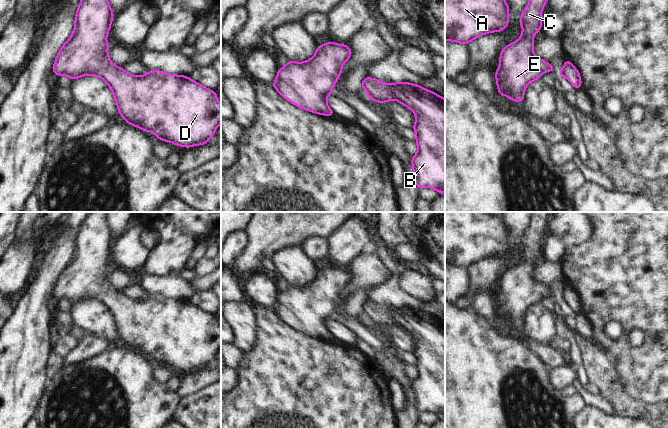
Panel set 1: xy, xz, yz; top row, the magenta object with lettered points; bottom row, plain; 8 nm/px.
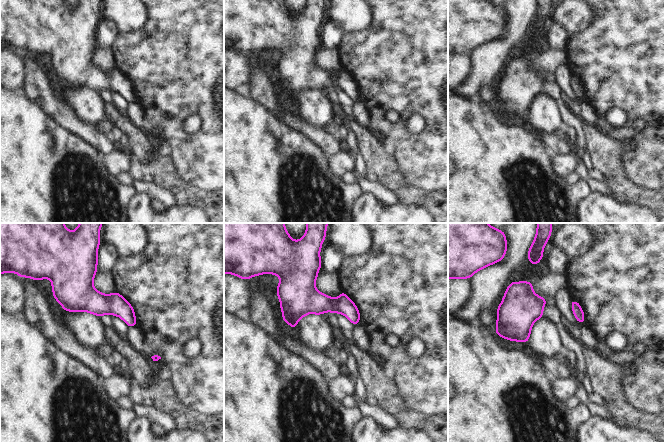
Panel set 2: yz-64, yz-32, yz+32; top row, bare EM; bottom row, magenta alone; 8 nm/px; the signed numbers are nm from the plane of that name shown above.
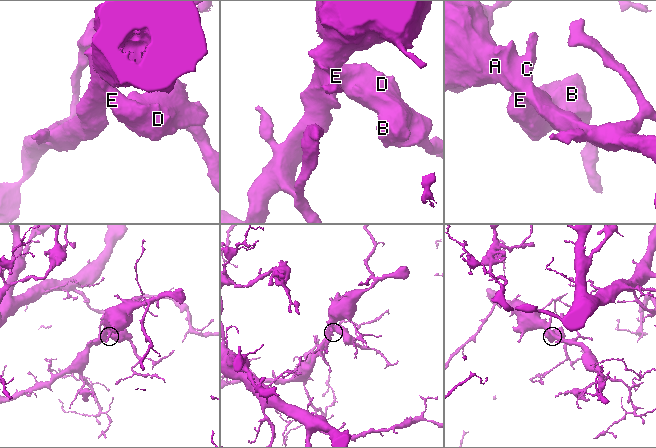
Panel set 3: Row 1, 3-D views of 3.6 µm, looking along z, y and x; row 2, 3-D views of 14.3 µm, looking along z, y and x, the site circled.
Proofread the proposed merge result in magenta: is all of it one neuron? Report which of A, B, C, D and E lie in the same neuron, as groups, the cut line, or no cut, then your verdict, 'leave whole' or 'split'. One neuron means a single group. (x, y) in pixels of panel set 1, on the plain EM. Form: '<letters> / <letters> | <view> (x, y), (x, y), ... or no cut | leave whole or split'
A B C D E | no cut | leave whole

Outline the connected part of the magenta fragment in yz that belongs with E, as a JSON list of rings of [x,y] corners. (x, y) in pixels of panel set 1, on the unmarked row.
[[[532,212],[530,225],[521,237],[519,250],[524,254],[521,261],[503,271],[499,281],[500,289],[495,295],[500,320],[506,319],[514,326],[524,324],[526,310],[540,304],[543,296],[555,292],[533,278],[533,260],[542,253],[541,236],[548,225],[548,212]]]

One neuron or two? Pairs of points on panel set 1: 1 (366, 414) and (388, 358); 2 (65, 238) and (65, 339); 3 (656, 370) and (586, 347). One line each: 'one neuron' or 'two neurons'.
1: two neurons
2: two neurons
3: two neurons

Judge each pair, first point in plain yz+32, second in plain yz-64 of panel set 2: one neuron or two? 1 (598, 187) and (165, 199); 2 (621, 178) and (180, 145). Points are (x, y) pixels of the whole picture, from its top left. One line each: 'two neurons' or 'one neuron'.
1: one neuron
2: two neurons

